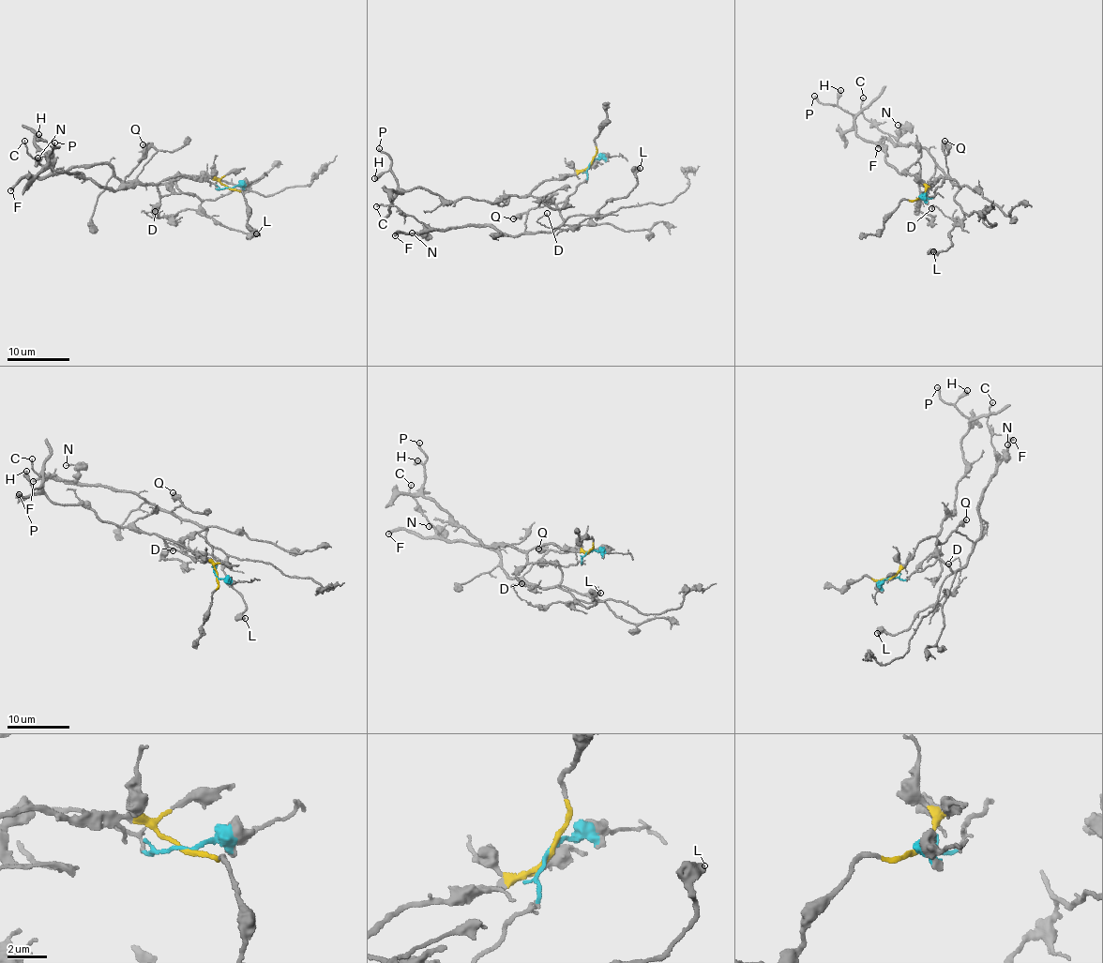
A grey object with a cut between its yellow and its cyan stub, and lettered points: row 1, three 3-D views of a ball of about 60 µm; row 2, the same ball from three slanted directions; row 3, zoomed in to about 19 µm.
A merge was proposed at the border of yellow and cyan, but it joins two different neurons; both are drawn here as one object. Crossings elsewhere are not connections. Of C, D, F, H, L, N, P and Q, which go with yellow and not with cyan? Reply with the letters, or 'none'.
H, P

